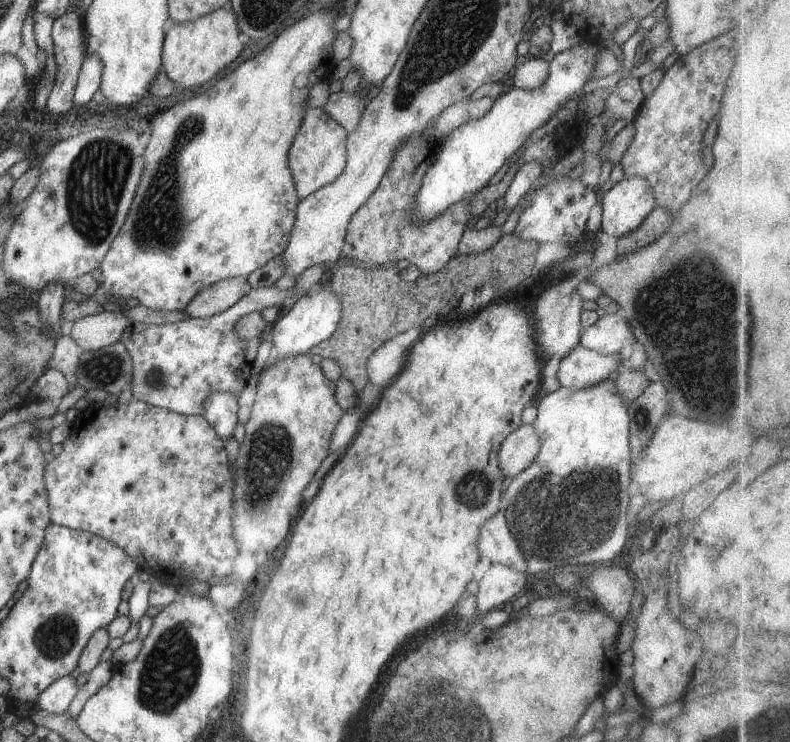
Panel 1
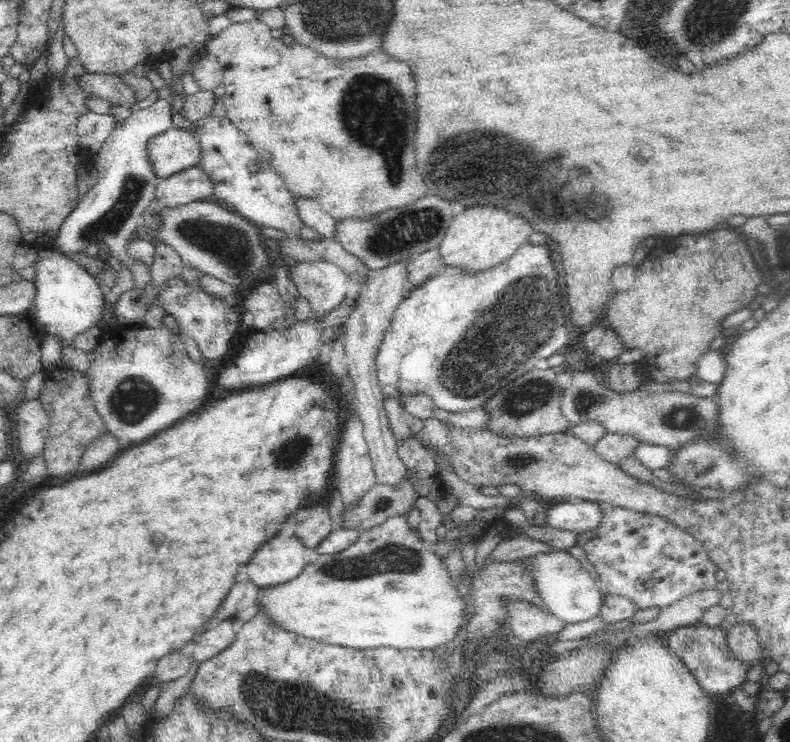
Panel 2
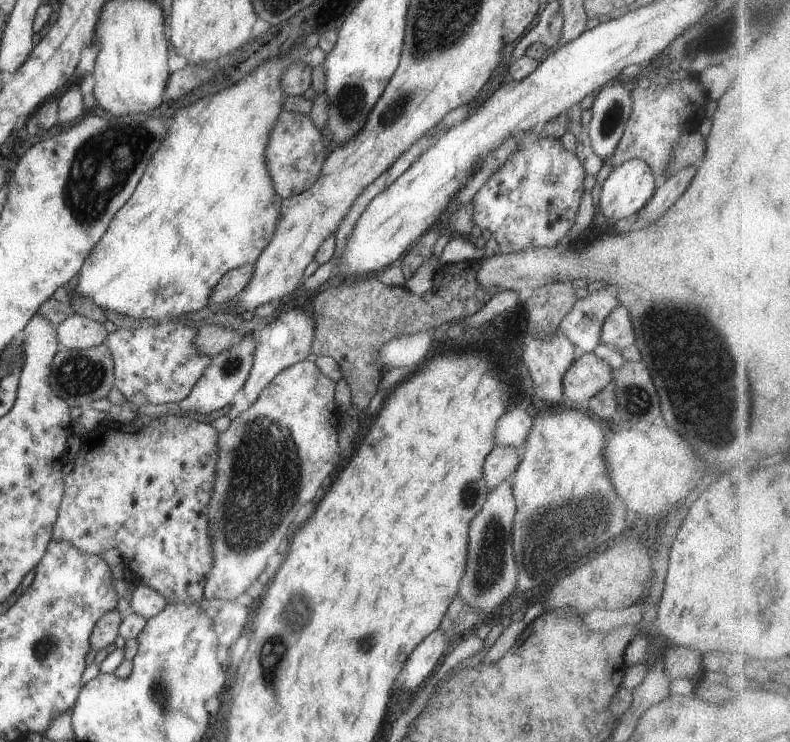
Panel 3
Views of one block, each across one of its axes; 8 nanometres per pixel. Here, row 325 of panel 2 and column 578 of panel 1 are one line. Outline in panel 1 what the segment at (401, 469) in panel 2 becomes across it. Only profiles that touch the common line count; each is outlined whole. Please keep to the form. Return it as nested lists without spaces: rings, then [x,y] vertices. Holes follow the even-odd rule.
[[[579,344],[562,358],[555,376],[562,387],[588,388],[613,378],[622,360],[620,353],[603,355]]]

